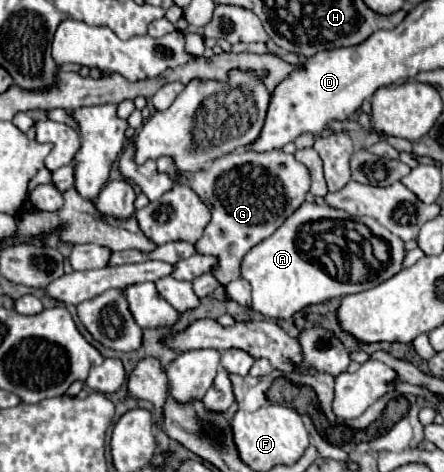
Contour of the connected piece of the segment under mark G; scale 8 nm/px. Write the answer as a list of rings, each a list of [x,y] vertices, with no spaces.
[[[244,149],[228,153],[194,173],[190,187],[212,211],[212,221],[196,243],[196,251],[220,259],[214,277],[226,287],[240,277],[242,257],[246,257],[254,245],[270,237],[300,207],[310,189],[310,173],[294,155],[286,155],[280,149],[266,153]]]

